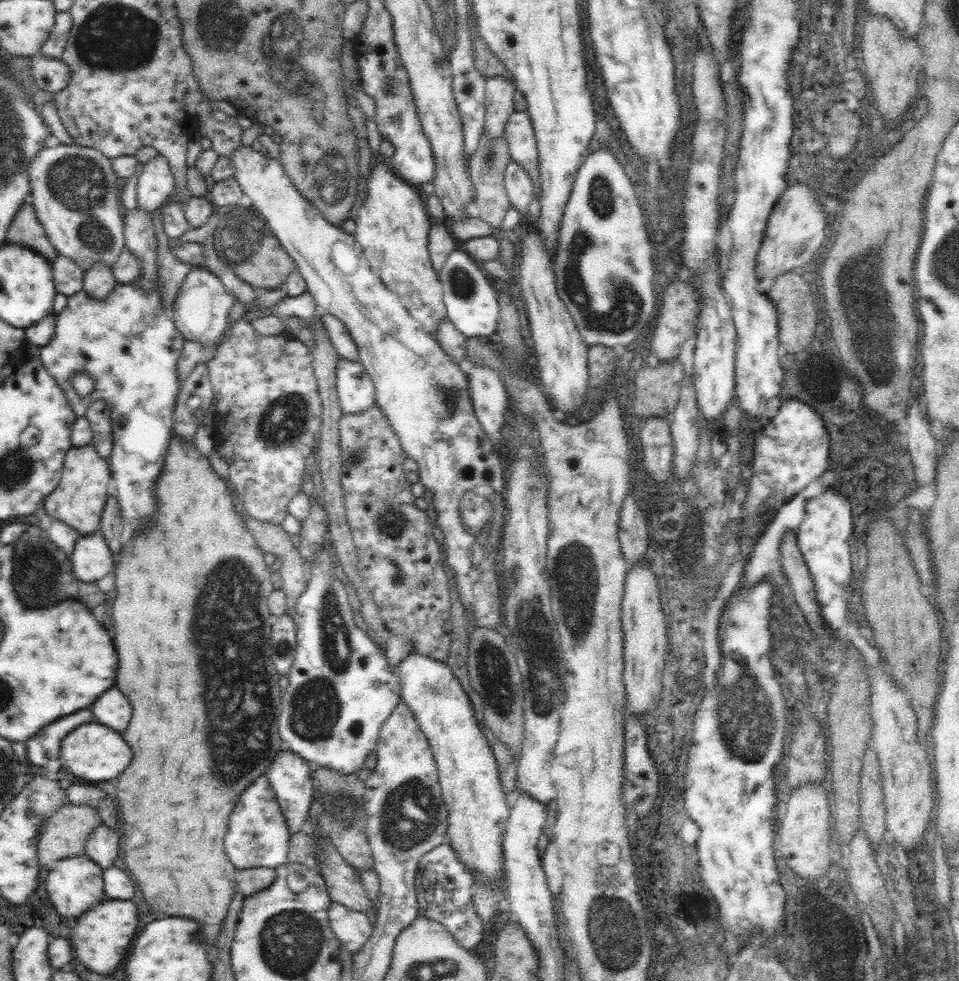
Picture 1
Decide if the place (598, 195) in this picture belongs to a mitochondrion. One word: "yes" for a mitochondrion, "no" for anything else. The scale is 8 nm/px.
yes

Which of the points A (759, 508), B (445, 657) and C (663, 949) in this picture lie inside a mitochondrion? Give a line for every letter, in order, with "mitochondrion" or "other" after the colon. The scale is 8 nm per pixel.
A: mitochondrion
B: other
C: mitochondrion

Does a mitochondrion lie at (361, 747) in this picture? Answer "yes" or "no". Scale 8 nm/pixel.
no

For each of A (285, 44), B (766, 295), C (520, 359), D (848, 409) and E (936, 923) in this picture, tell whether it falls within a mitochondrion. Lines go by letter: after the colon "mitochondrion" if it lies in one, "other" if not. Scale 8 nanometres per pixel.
A: mitochondrion
B: other
C: other
D: mitochondrion
E: other

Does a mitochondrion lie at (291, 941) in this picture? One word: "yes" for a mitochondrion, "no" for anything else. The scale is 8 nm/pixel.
yes

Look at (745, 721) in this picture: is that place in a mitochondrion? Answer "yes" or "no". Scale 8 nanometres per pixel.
yes

